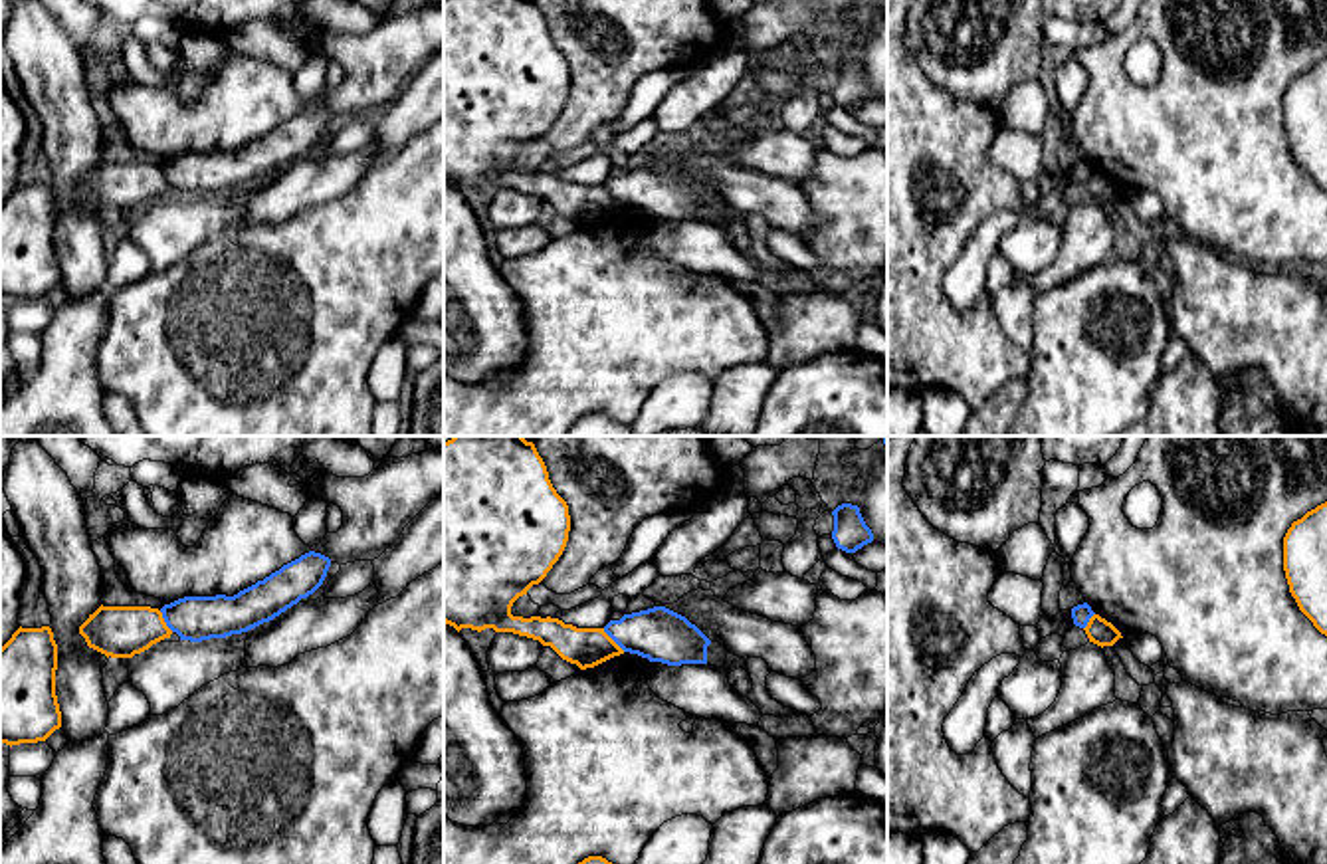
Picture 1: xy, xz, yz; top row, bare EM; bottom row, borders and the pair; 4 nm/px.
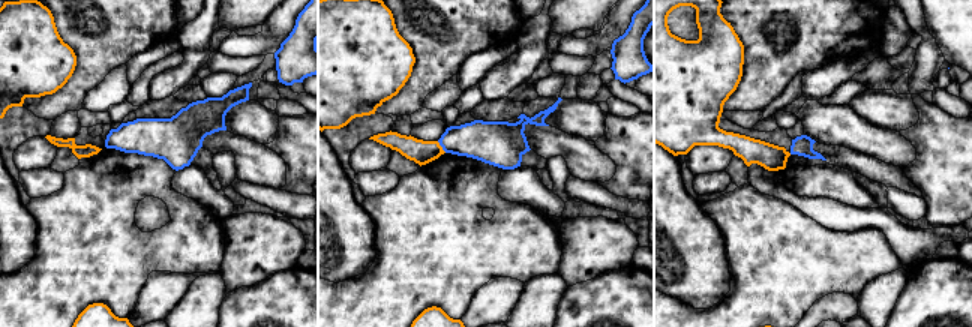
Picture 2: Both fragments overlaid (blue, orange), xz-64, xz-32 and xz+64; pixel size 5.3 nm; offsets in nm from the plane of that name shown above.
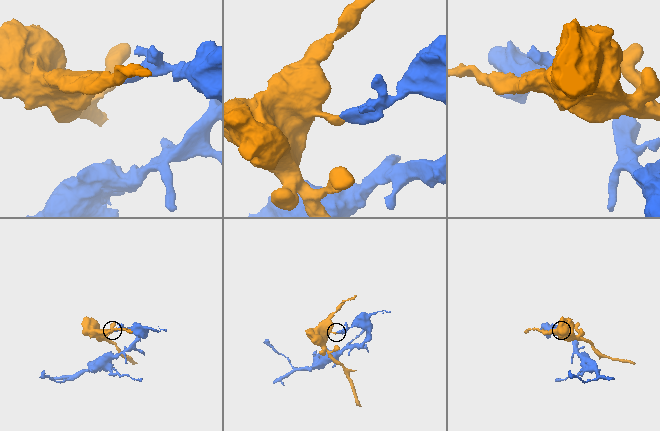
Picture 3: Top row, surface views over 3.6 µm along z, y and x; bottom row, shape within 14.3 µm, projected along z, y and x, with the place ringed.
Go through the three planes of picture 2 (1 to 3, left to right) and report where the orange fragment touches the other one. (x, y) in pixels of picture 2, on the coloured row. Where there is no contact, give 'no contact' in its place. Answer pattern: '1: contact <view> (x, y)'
1: no contact
2: contact xz-32 (441, 146)
3: no contact

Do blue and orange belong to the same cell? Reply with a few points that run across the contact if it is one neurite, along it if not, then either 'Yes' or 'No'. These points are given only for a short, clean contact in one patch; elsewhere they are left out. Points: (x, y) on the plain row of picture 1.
Line: xz (603, 185), (624, 207). No

